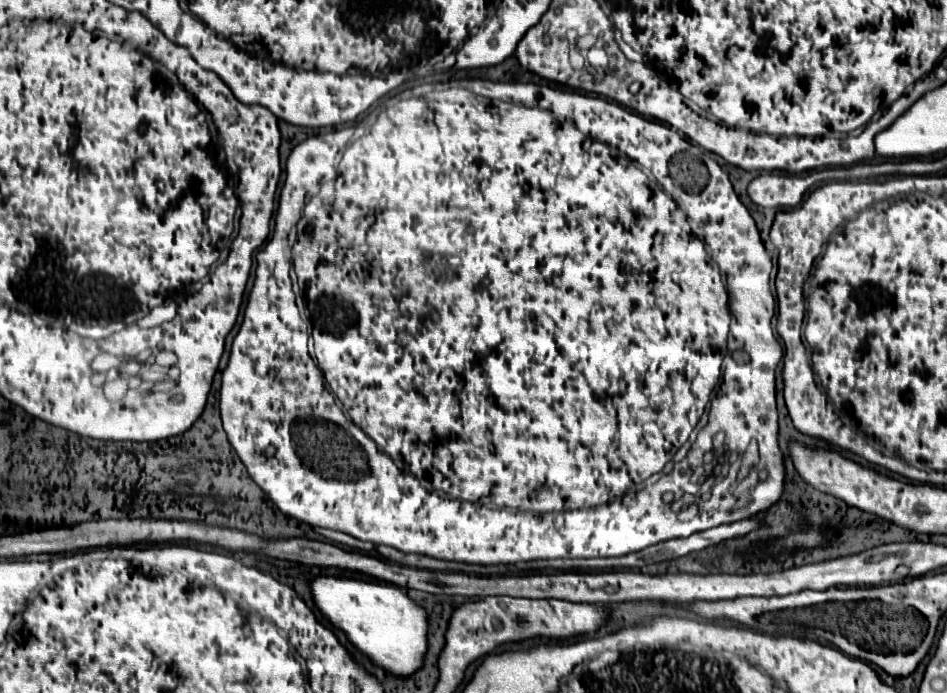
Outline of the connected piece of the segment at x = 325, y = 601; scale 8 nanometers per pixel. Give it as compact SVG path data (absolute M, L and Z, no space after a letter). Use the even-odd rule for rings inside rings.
M320 574L310 580L310 594L318 612L344 632L346 640L388 676L414 676L424 668L428 648L428 612L394 584L378 584L354 576Z

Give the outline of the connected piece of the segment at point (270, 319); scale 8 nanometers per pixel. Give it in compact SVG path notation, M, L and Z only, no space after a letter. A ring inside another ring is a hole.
M416 65L416 66L412 66L412 68L406 68L406 66L405 66L405 67L404 67L404 68L400 68L400 70L394 70L394 72L390 72L390 73L389 73L389 74L388 74L388 75L387 75L387 76L388 76L388 78L390 78L390 80L392 80L392 84L396 84L396 86L392 86L392 90L390 90L390 92L388 92L388 94L384 94L384 96L382 96L382 98L380 98L380 100L376 100L376 102L374 102L374 104L372 104L372 106L370 106L370 108L368 108L368 110L366 110L366 112L362 112L362 114L358 114L358 118L356 118L356 120L352 120L352 122L346 122L346 124L341 124L341 125L338 125L338 126L335 126L335 127L333 127L333 126L325 126L325 127L320 127L320 128L318 128L318 129L315 129L315 130L316 130L316 133L315 133L315 134L318 134L318 133L320 133L320 134L318 134L318 136L310 136L310 138L306 138L306 140L304 140L304 142L300 142L300 144L298 144L298 146L294 146L294 150L292 150L292 152L290 152L290 156L288 156L288 159L287 159L287 162L286 162L286 173L287 173L287 176L286 176L286 182L284 182L284 186L282 186L282 192L280 192L280 200L278 200L278 212L276 212L276 218L274 218L274 220L276 220L276 224L274 224L274 234L272 234L272 238L270 238L270 240L268 240L268 244L264 244L264 246L262 246L262 248L260 248L260 250L258 250L258 254L256 254L256 260L258 260L258 266L256 266L256 280L254 280L254 286L252 286L252 292L250 292L250 296L248 296L248 306L246 306L246 312L244 312L244 320L242 320L242 326L240 326L240 332L238 332L238 336L236 336L236 338L234 338L234 344L232 344L232 352L230 352L230 360L228 360L228 366L226 366L226 370L224 370L224 371L223 371L223 372L222 372L222 392L220 392L220 412L222 412L222 425L223 425L223 428L224 428L224 432L226 432L226 434L228 434L228 440L230 440L230 444L232 444L232 448L234 448L234 450L236 450L236 454L238 454L238 456L240 456L240 460L242 460L242 462L244 462L244 466L246 466L246 470L248 470L248 474L250 474L250 476L252 476L252 480L254 480L254 482L256 482L256 484L258 484L258 486L260 486L260 488L262 488L262 490L264 490L264 492L266 492L266 496L268 496L268 498L270 498L270 500L272 500L272 502L274 502L274 504L276 504L276 506L278 506L278 508L280 508L280 510L282 510L282 512L286 512L286 514L288 514L288 516L292 516L292 518L296 518L296 520L300 520L300 522L306 522L306 524L310 524L310 526L318 526L318 528L330 528L330 530L338 530L338 532L344 532L344 534L350 534L350 536L354 536L354 538L360 538L360 540L368 540L368 542L372 542L372 544L388 544L388 546L392 546L392 548L398 548L398 550L402 550L402 552L414 552L414 554L426 554L426 556L434 556L434 558L442 558L442 560L456 560L456 562L468 562L468 564L514 564L514 562L528 562L528 561L532 561L532 560L546 560L546 559L556 559L556 558L566 558L566 557L570 557L570 558L593 558L593 557L594 557L594 558L596 558L596 557L615 557L615 556L624 556L624 554L630 554L630 552L638 552L638 550L642 550L642 548L646 548L646 546L650 546L650 544L658 544L658 542L662 542L662 540L670 540L670 538L686 538L686 536L690 536L690 534L694 534L694 532L700 532L700 530L708 530L708 528L712 528L712 526L720 526L720 524L726 524L726 522L734 522L734 520L744 520L744 518L750 518L750 516L754 516L754 514L756 514L756 512L758 512L758 510L766 510L766 508L770 508L770 506L772 506L772 504L774 504L774 502L778 502L778 498L780 498L780 494L782 494L782 488L784 488L784 486L782 486L782 484L784 484L784 460L782 460L782 452L780 452L780 448L778 448L778 412L776 412L776 372L774 372L774 370L776 370L776 366L778 366L778 362L780 362L780 358L782 358L782 346L780 346L780 342L778 342L778 340L776 340L776 336L774 336L774 332L773 332L773 331L772 331L772 326L771 326L771 322L772 322L772 316L774 316L774 308L776 308L776 302L774 302L774 296L772 296L772 292L770 292L770 270L772 270L772 262L770 262L770 256L768 256L768 252L766 252L766 248L764 248L764 244L762 244L762 240L760 240L760 234L758 234L758 228L756 228L756 224L754 224L754 218L752 218L752 216L750 216L750 212L748 212L748 210L746 210L746 206L744 206L744 204L742 204L742 202L740 202L740 200L738 200L738 196L736 196L736 192L734 192L734 188L732 188L732 184L730 184L730 180L728 180L728 174L724 174L724 170L722 170L722 168L720 168L720 166L718 166L718 162L716 162L716 160L714 160L714 158L712 158L712 156L710 156L710 154L708 154L708 152L702 152L702 148L700 148L700 146L694 146L694 144L690 144L690 142L686 142L686 138L684 138L684 136L680 136L680 134L678 134L678 132L676 132L676 130L672 130L672 128L670 128L670 126L664 126L664 124L660 124L660 122L652 122L652 120L646 120L646 118L642 118L642 116L638 116L638 114L634 114L634 112L631 112L631 111L630 111L630 110L628 110L628 109L626 109L626 108L625 108L625 107L623 107L623 106L618 106L618 104L614 104L614 102L608 102L608 99L606 99L606 98L604 98L604 97L601 97L601 96L585 96L585 95L582 95L582 94L574 94L574 92L562 92L562 90L556 90L556 88L554 88L554 87L552 87L552 86L549 86L549 85L547 85L547 84L536 84L536 83L531 83L531 82L530 82L530 83L522 83L522 82L492 82L492 81L490 81L490 80L486 80L486 79L482 79L482 78L479 78L479 79L478 79L478 78L462 78L462 79L455 79L455 80L454 80L454 79L451 79L451 80L448 80L448 81L445 81L445 82L441 82L441 83L436 83L436 84L435 84L435 79L434 79L434 78L435 78L435 76L419 76L419 74L424 74L424 73L423 73L423 72L422 72L422 73L421 73L421 72L420 72L420 71L419 71L419 72L418 72L418 70L417 70L417 76L403 76L403 75L404 75L404 73L407 73L407 72L408 72L408 71L416 71L416 70L417 70L417 65ZM291 249L292 249L292 262L294 262L294 270L296 270L296 276L298 276L298 284L304 284L304 298L306 298L306 302L308 302L308 312L310 312L310 318L312 318L312 338L314 338L314 352L316 352L316 358L318 358L318 366L320 366L320 368L318 368L318 366L316 366L316 362L314 362L314 358L312 358L312 356L310 356L310 351L309 351L309 348L308 348L308 342L309 342L309 338L310 338L310 337L309 337L309 330L310 330L310 329L309 329L309 325L308 325L308 323L307 323L307 322L306 322L306 321L304 321L304 320L303 320L303 319L302 319L302 318L301 318L301 317L300 317L300 314L299 314L299 310L298 310L298 306L296 306L296 302L294 302L294 292L292 292L292 280L290 280L290 270L291 270L291 266L292 266L292 263L291 263ZM320 370L322 370L322 372L324 372L324 374L326 374L326 382L328 382L328 384L330 384L330 388L332 388L332 390L334 390L334 392L336 392L336 396L338 396L338 400L340 400L340 402L342 402L342 406L344 406L344 410L346 410L346 412L348 412L348 416L350 416L350 418L352 418L352 422L354 422L354 424L358 424L358 426L360 426L360 428L358 428L358 426L354 426L354 424L352 424L352 422L348 422L348 420L346 420L346 416L344 416L344 414L342 414L342 412L340 412L340 408L338 408L338 416L336 416L336 414L334 414L334 412L332 412L332 406L334 406L334 398L332 398L332 394L330 394L330 392L328 392L328 390L326 390L326 384L324 384L324 376L322 376L322 372L320 372ZM708 398L710 398L710 414L708 414L708 424L706 424L706 426L716 426L716 430L722 430L722 432L724 432L724 436L726 436L726 442L724 442L724 444L750 444L750 440L756 440L756 442L758 442L758 448L760 448L760 462L758 462L758 466L756 466L756 468L758 468L758 470L756 470L756 468L754 468L754 470L752 470L752 472L750 472L750 474L748 474L748 478L744 478L744 480L738 480L738 482L736 482L736 484L724 484L724 486L716 486L716 490L714 490L714 492L712 492L712 498L710 498L710 500L708 500L708 502L706 502L706 504L702 504L702 506L700 506L700 512L698 512L698 514L696 514L696 516L694 516L694 518L692 518L692 520L690 520L690 522L680 522L680 520L678 520L678 518L676 518L676 514L674 514L674 512L672 512L672 510L670 510L670 506L668 506L668 504L664 504L664 500L662 500L662 492L650 492L650 486L648 486L648 488L646 488L646 486L644 486L644 482L646 482L646 478L648 478L648 476L652 476L652 474L656 474L656 472L660 472L660 470L662 470L662 468L664 468L664 464L666 464L666 462L668 462L668 458L672 458L672 456L674 456L674 454L676 454L676 450L678 450L678 448L680 448L680 446L682 446L682 444L684 444L684 442L686 442L686 440L688 440L688 436L690 436L690 432L692 432L692 428L694 428L694 426L696 426L696 422L698 422L698 418L700 418L700 416L702 416L702 412L704 412L704 406L706 406L706 404L708 404ZM270 446L274 446L274 454L272 454L272 456L266 456L266 454L264 454L264 450L268 450L268 448L270 448ZM738 492L746 492L746 494L750 494L750 502L748 502L748 504L746 504L746 506L738 506L738 496L740 496L740 494L738 494Z

